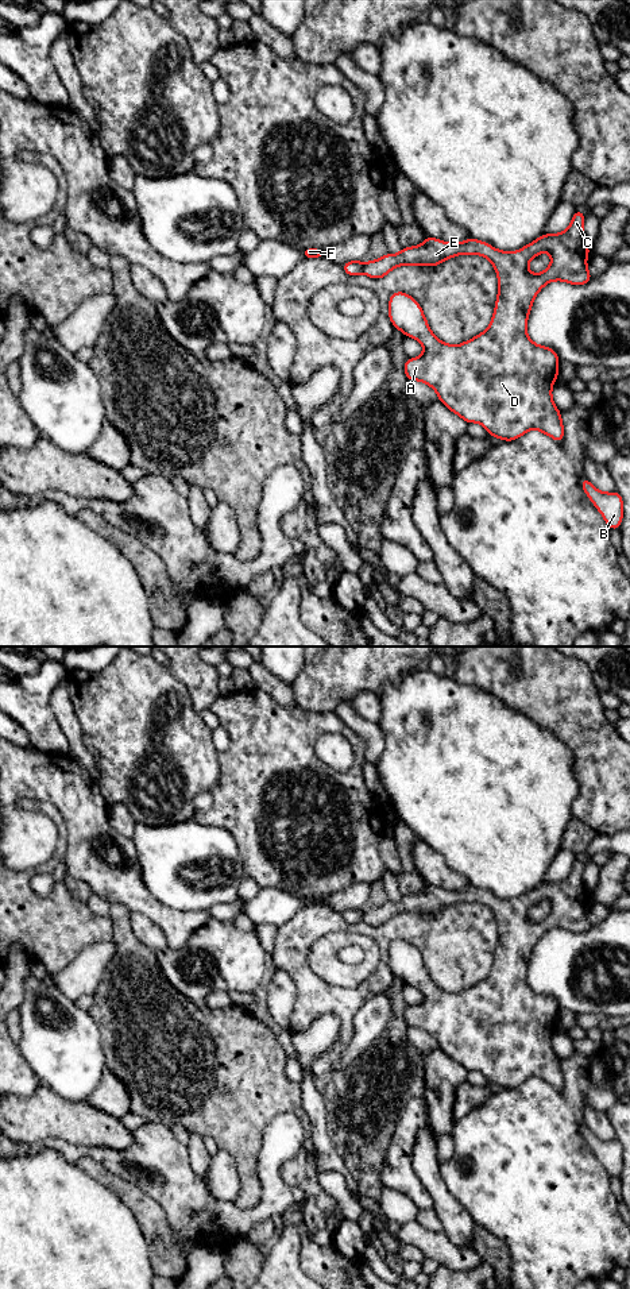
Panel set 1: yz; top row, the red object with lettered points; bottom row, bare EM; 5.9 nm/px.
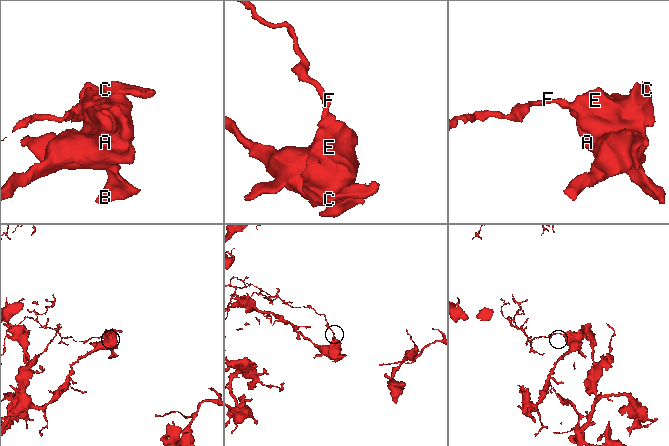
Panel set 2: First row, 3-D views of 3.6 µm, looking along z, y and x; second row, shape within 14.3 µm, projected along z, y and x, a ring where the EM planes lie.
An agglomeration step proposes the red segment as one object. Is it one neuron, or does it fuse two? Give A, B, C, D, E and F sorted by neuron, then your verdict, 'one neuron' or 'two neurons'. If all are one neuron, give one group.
groups A B C D E / F; two neurons

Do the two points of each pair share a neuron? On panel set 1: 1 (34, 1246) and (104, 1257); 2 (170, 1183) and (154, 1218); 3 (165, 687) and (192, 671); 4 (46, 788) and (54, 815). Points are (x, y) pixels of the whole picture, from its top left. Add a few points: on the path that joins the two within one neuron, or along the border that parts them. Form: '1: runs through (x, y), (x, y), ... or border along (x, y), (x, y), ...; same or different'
1: runs through (51, 1250), (58, 1255), (87, 1257); same
2: border along (135, 1184), (162, 1208), (167, 1224), (174, 1232); different
3: border along (169, 668), (185, 686), (193, 707); different
4: border along (19, 797), (50, 802), (60, 813), (66, 829); different

